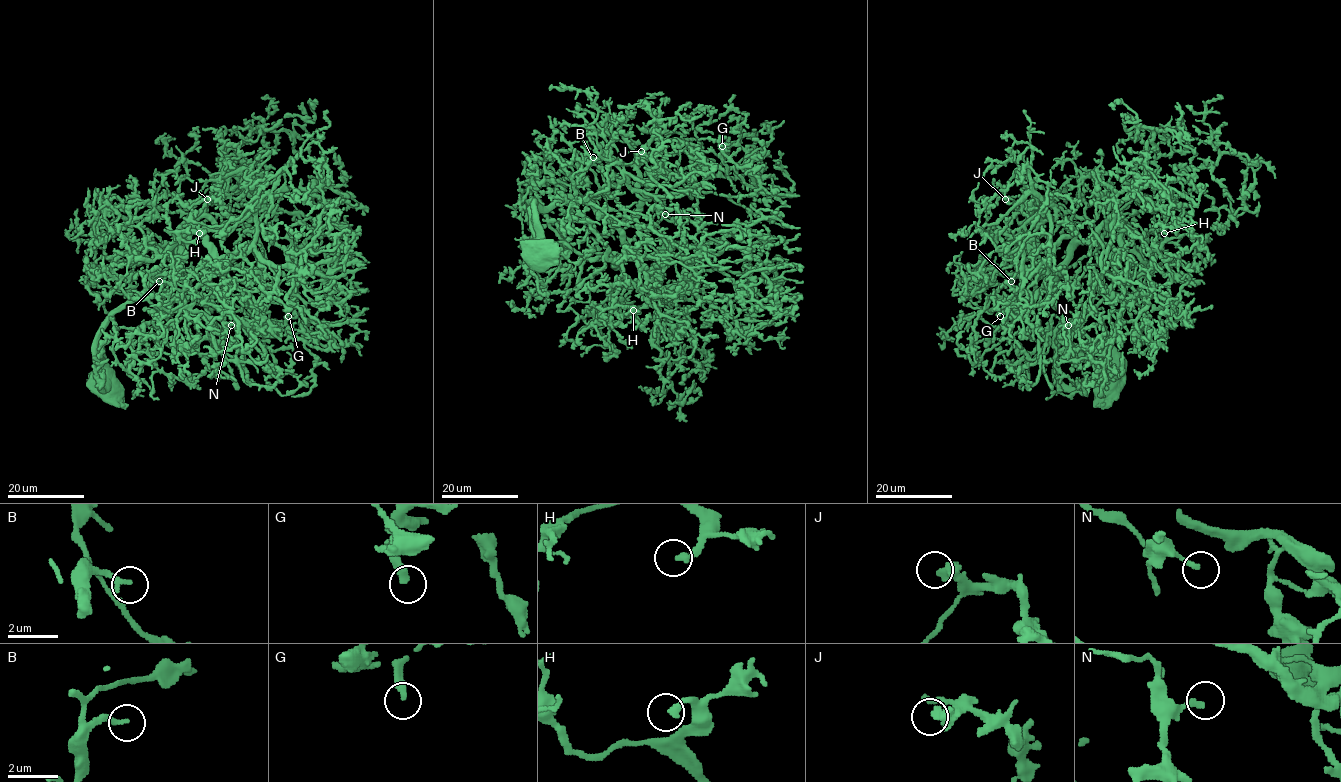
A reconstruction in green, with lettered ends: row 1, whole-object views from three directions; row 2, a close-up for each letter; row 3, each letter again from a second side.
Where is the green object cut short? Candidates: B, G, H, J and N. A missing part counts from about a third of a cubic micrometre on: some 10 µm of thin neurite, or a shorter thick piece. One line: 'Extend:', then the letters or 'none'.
Extend: G, H

